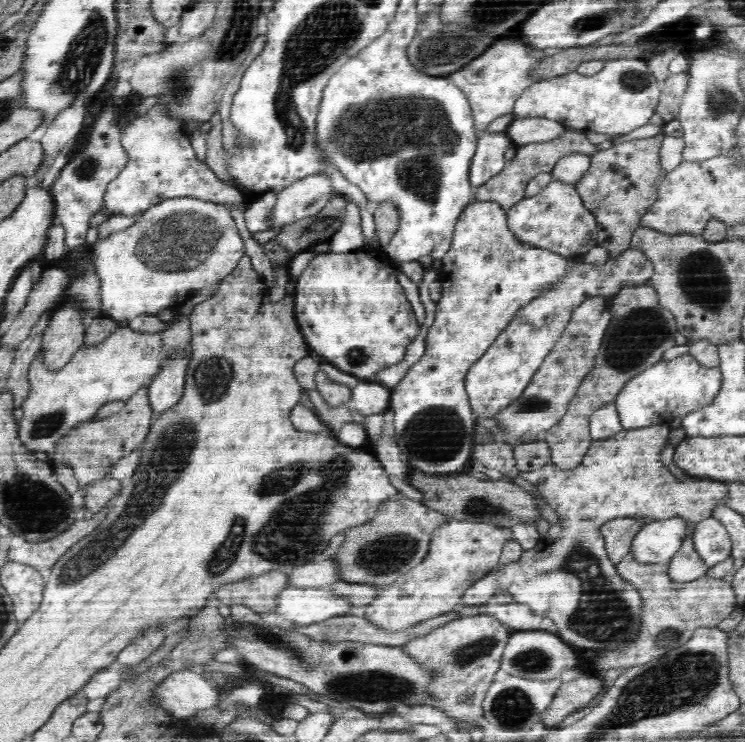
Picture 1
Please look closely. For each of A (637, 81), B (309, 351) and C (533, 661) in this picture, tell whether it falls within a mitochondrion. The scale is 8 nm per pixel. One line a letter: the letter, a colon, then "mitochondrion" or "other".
A: mitochondrion
B: other
C: mitochondrion

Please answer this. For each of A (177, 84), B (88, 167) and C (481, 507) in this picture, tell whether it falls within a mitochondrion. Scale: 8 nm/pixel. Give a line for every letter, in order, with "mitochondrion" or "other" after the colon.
A: mitochondrion
B: mitochondrion
C: mitochondrion

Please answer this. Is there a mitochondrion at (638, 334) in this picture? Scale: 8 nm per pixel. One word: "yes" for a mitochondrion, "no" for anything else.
yes

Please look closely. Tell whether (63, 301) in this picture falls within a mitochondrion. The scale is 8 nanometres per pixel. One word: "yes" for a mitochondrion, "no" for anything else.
no

